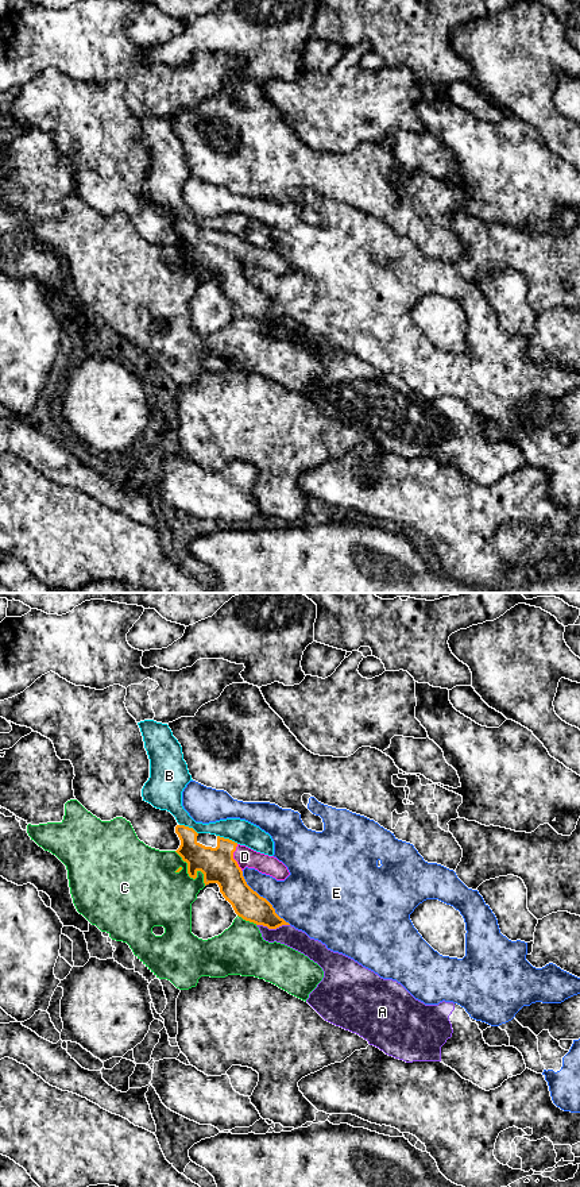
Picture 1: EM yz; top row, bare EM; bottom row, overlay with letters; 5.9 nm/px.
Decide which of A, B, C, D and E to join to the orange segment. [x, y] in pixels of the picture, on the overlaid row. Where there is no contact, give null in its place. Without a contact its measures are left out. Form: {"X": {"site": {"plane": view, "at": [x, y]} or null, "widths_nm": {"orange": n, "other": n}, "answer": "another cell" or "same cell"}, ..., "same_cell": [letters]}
{"A": {"site": {"plane": "yz", "at": [273, 928]}, "widths_nm": {"orange": 180, "other": 120}, "answer": "another cell"}, "B": {"site": {"plane": "yz", "at": [228, 839]}, "widths_nm": {"orange": 200, "other": 140}, "answer": "another cell"}, "C": {"site": {"plane": "yz", "at": [190, 877]}, "widths_nm": {"orange": 200, "other": 380}, "answer": "another cell"}, "D": {"site": {"plane": "yz", "at": [232, 858]}, "widths_nm": {"orange": 200, "other": 120}, "answer": "same cell"}, "E": {"site": {"plane": "yz", "at": [265, 898]}, "widths_nm": {"orange": 180, "other": 360}, "answer": "another cell"}, "same_cell": ["D"]}

